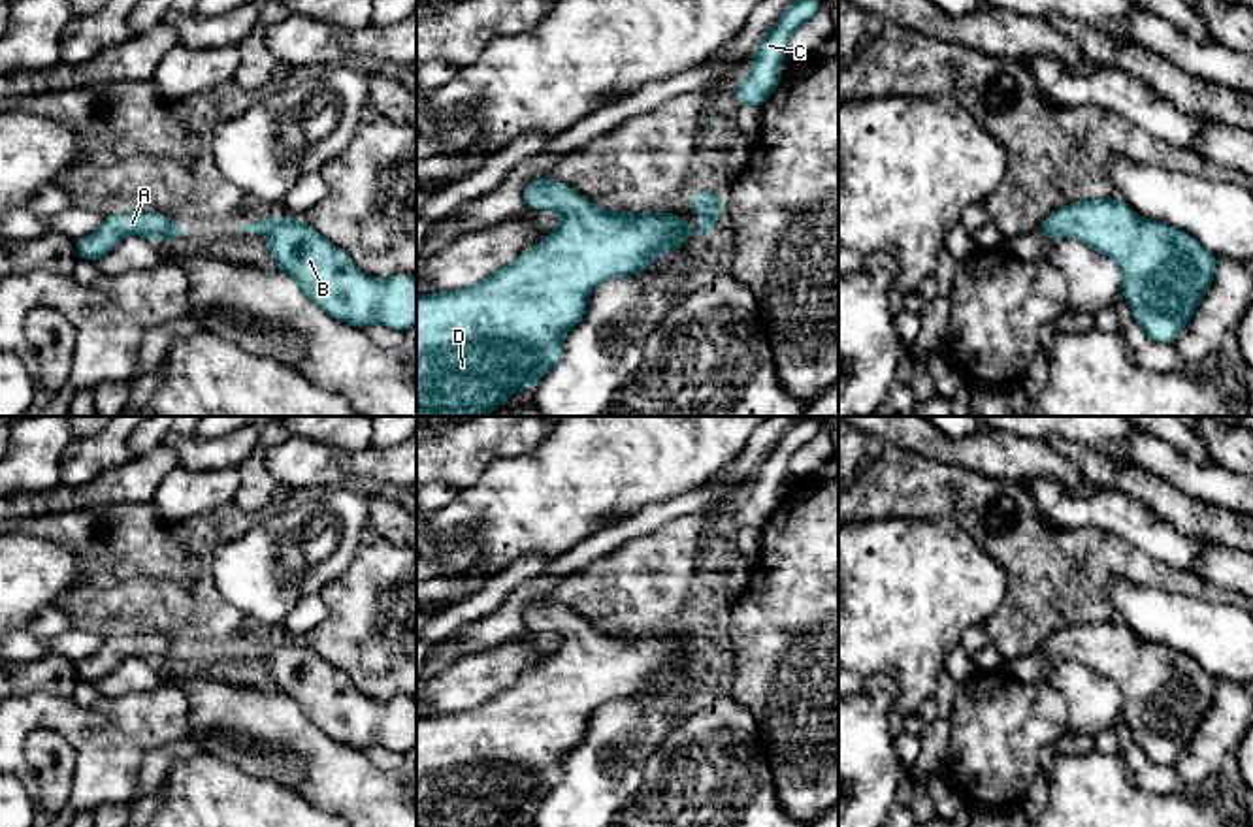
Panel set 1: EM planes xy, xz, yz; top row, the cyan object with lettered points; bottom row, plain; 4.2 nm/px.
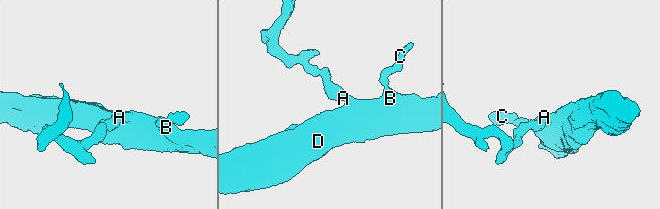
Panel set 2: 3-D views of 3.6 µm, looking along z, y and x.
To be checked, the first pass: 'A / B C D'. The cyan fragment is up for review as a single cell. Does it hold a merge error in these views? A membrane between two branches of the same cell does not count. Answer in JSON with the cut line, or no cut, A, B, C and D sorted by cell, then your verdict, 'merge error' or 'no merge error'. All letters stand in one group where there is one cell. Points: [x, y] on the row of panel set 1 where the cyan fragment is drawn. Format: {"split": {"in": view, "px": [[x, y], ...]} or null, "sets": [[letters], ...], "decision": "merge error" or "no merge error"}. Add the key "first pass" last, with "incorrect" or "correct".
{"split": null, "sets": [["A", "B", "C", "D"]], "decision": "no merge error", "first pass": "incorrect"}

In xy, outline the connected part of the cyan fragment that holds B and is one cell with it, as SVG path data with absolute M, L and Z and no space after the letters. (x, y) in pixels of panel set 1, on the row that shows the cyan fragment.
M275 215L239 230L264 234L273 266L288 273L330 316L362 330L379 322L405 332L416 324L415 277L398 273L373 279L362 273L345 251L301 219Z

